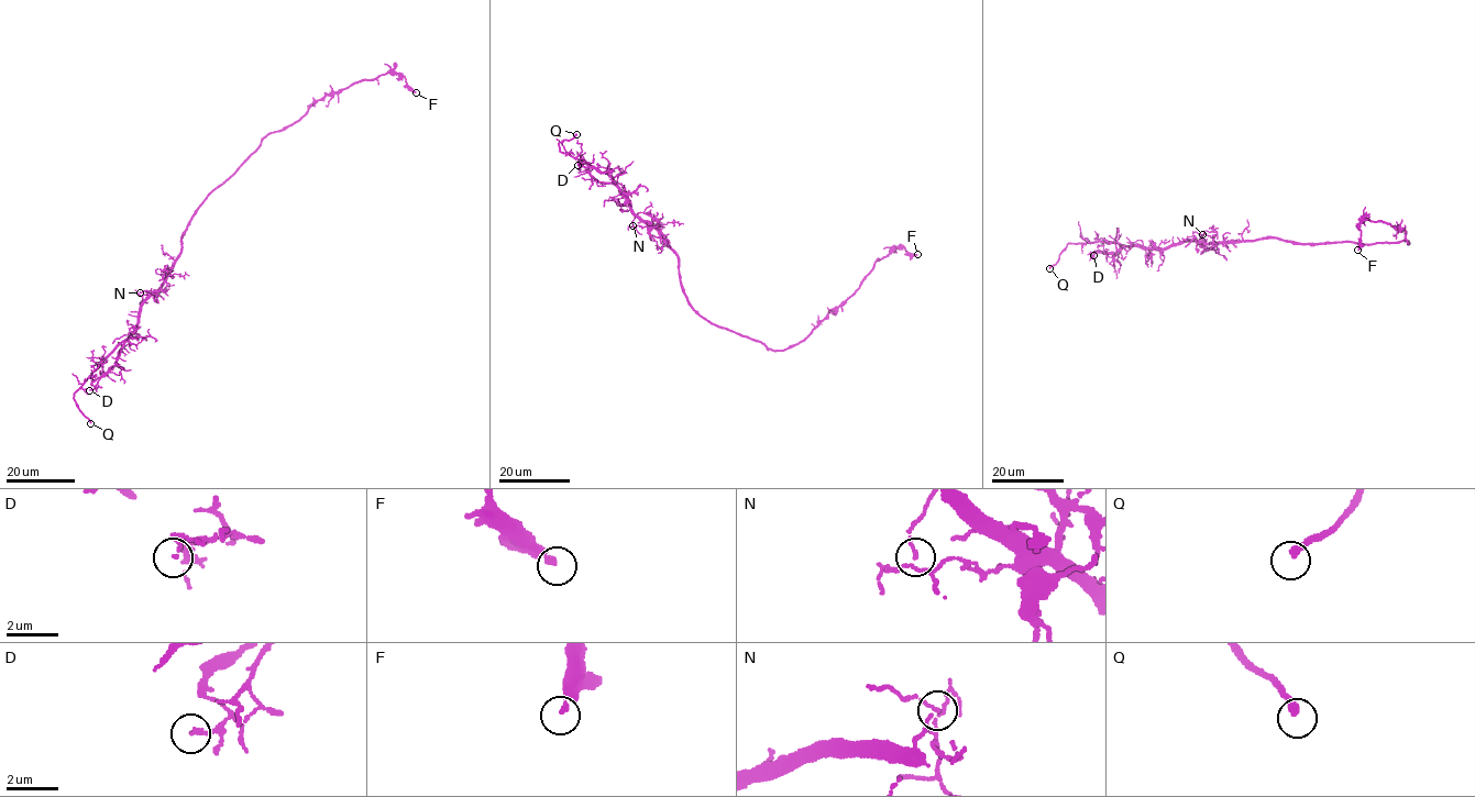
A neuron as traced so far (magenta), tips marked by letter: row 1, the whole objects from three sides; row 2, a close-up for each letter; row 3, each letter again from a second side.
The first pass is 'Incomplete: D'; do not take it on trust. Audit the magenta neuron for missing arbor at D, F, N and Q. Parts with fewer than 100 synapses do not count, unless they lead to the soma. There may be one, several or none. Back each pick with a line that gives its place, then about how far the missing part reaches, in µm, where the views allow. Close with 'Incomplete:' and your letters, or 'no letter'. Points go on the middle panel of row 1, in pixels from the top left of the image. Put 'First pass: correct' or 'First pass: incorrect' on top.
First pass: incorrect
Q: place (576, 134); missing 35 µm
Incomplete: Q

